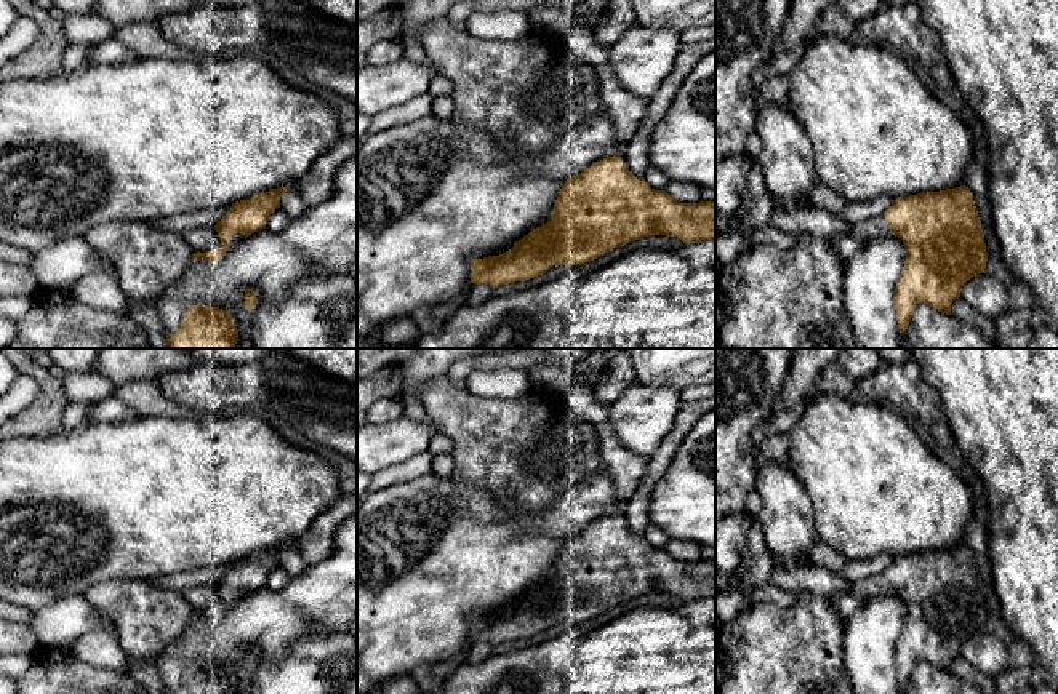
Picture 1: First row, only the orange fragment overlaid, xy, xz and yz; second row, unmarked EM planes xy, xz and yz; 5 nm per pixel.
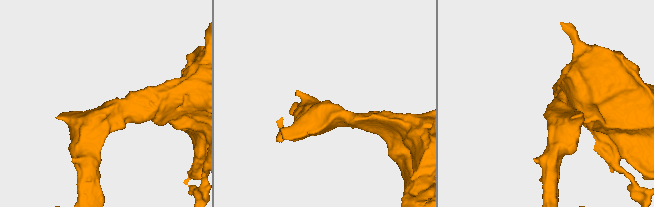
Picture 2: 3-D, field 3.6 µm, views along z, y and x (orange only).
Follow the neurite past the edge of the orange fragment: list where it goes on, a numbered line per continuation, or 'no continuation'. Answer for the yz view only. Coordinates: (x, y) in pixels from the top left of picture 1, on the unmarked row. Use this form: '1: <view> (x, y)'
1: yz (821, 582)

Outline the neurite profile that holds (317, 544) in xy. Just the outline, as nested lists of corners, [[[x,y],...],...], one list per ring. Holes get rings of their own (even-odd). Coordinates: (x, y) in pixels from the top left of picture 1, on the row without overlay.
[[[357,493],[339,496],[325,512],[322,512],[303,537],[293,542],[307,566],[328,558],[335,547],[336,529],[357,515]]]

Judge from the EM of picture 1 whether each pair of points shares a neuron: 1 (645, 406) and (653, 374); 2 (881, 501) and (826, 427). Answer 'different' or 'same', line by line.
1: different
2: same

